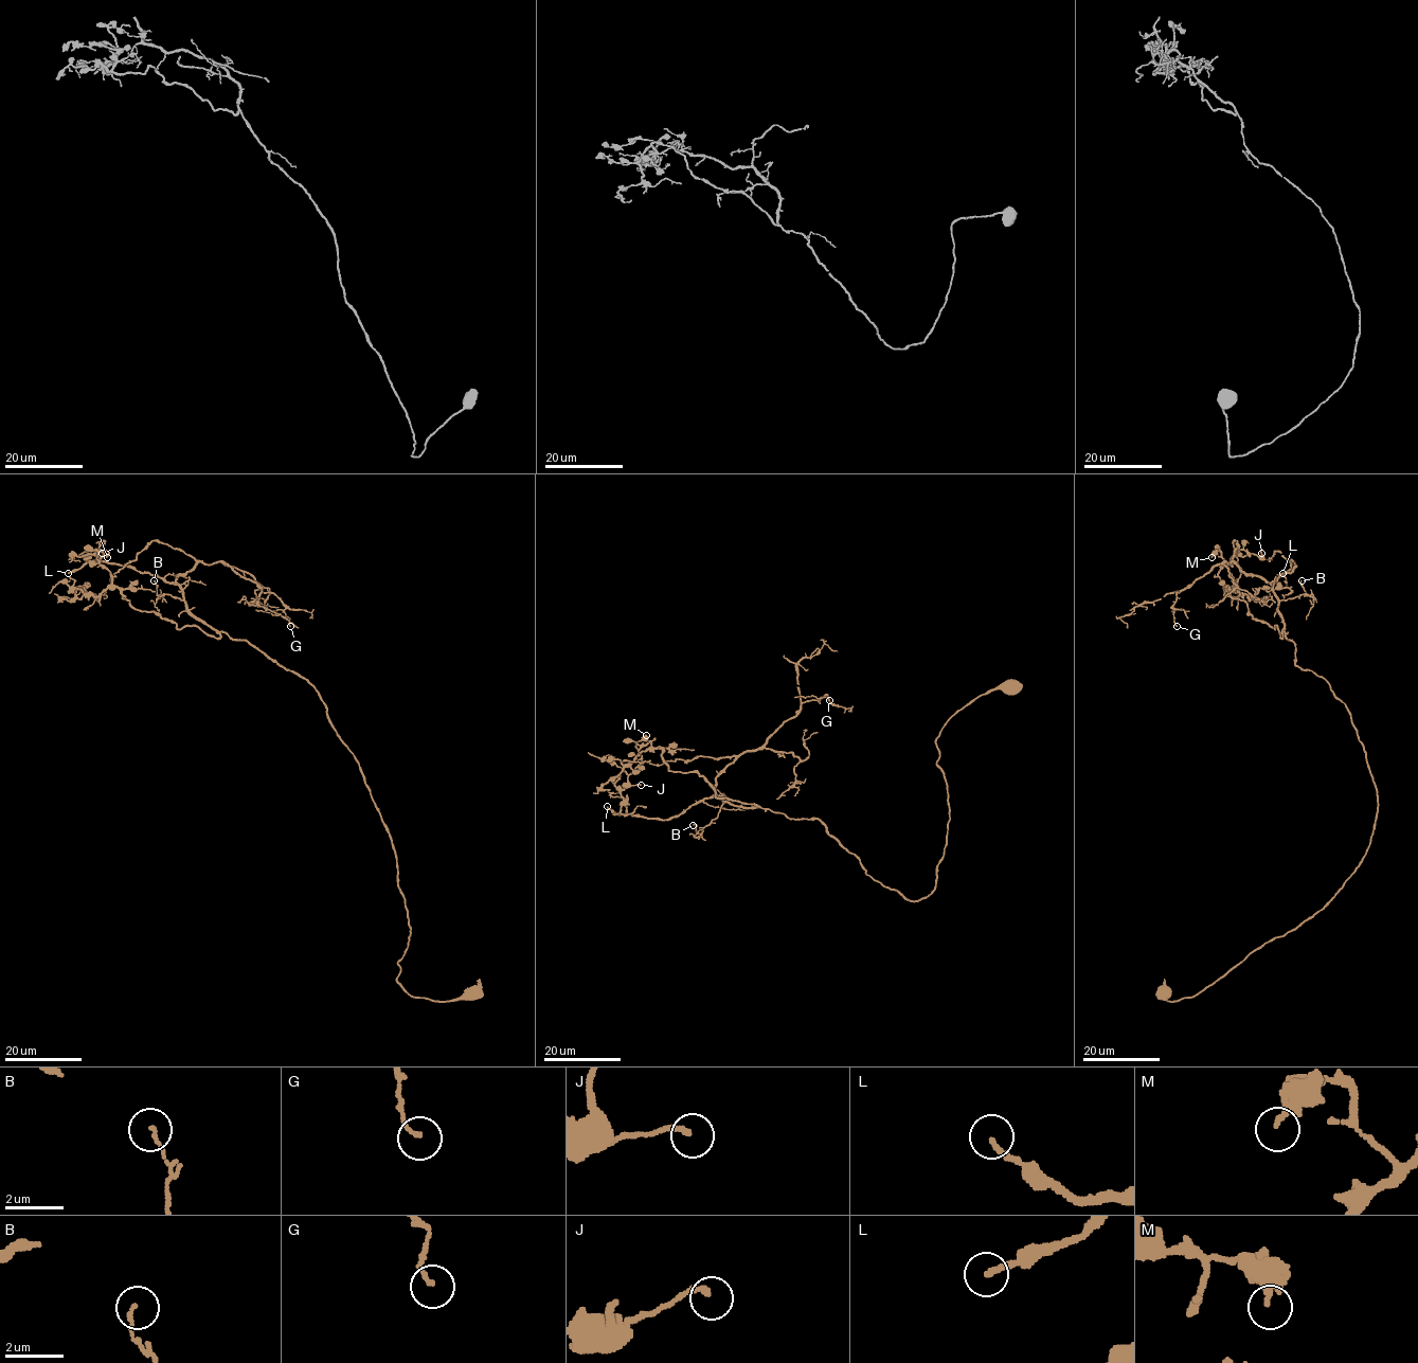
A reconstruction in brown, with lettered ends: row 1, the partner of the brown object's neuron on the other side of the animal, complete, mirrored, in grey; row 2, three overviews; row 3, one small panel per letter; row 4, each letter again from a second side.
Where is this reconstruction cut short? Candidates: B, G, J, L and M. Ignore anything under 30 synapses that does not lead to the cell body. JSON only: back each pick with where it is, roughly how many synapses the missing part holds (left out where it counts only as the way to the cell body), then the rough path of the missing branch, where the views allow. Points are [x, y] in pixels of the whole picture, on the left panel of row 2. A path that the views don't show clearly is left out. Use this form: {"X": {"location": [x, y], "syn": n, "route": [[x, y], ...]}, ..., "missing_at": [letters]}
{"L": {"location": [68, 573], "syn": 30, "route": [[68, 573], [53, 583], [54, 590], [68, 585]]}, "missing_at": ["L"]}

